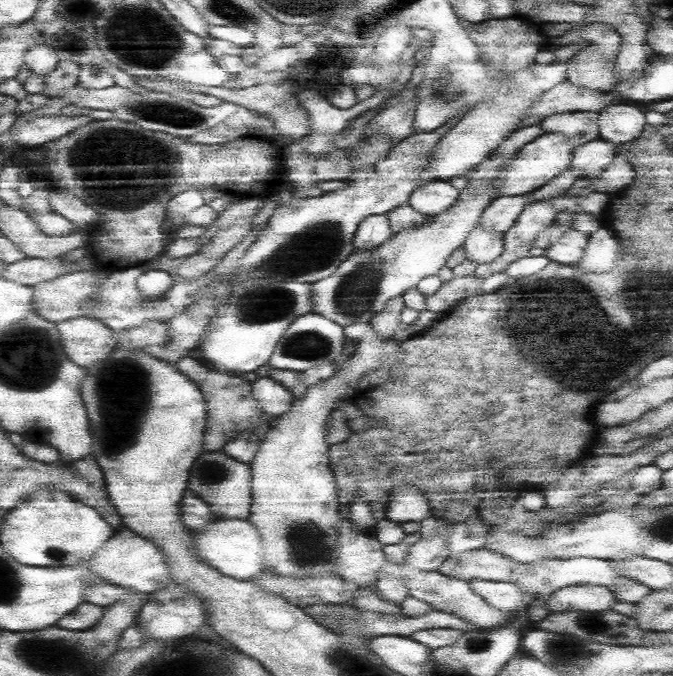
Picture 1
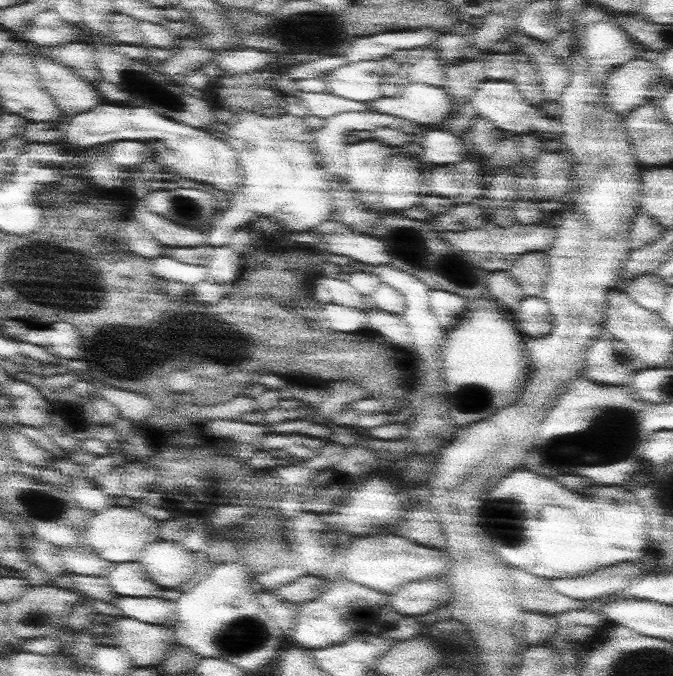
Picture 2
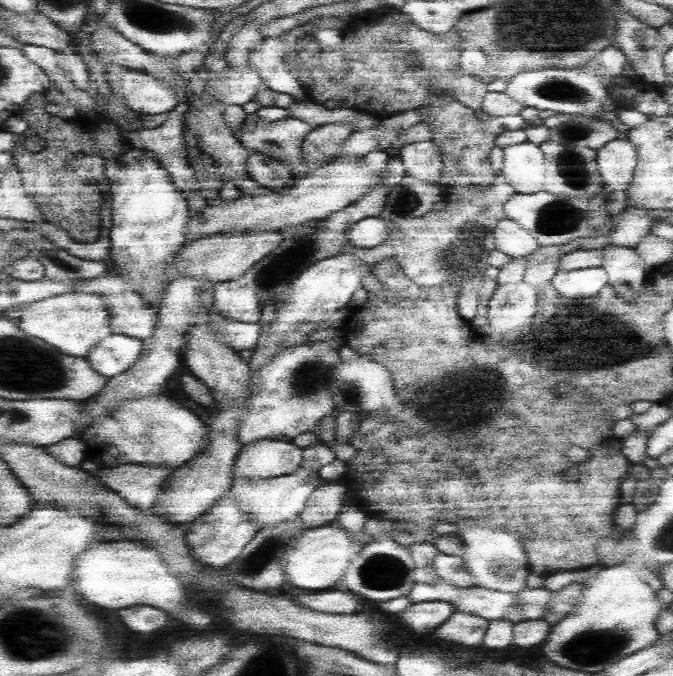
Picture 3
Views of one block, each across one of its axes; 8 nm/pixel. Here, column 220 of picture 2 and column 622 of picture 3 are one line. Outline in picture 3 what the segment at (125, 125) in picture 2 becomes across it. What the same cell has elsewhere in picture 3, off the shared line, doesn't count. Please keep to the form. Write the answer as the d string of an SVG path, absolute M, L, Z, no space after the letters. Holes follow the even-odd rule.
M612 140L598 150L598 170L606 184L630 184L636 168L636 148L626 140Z

